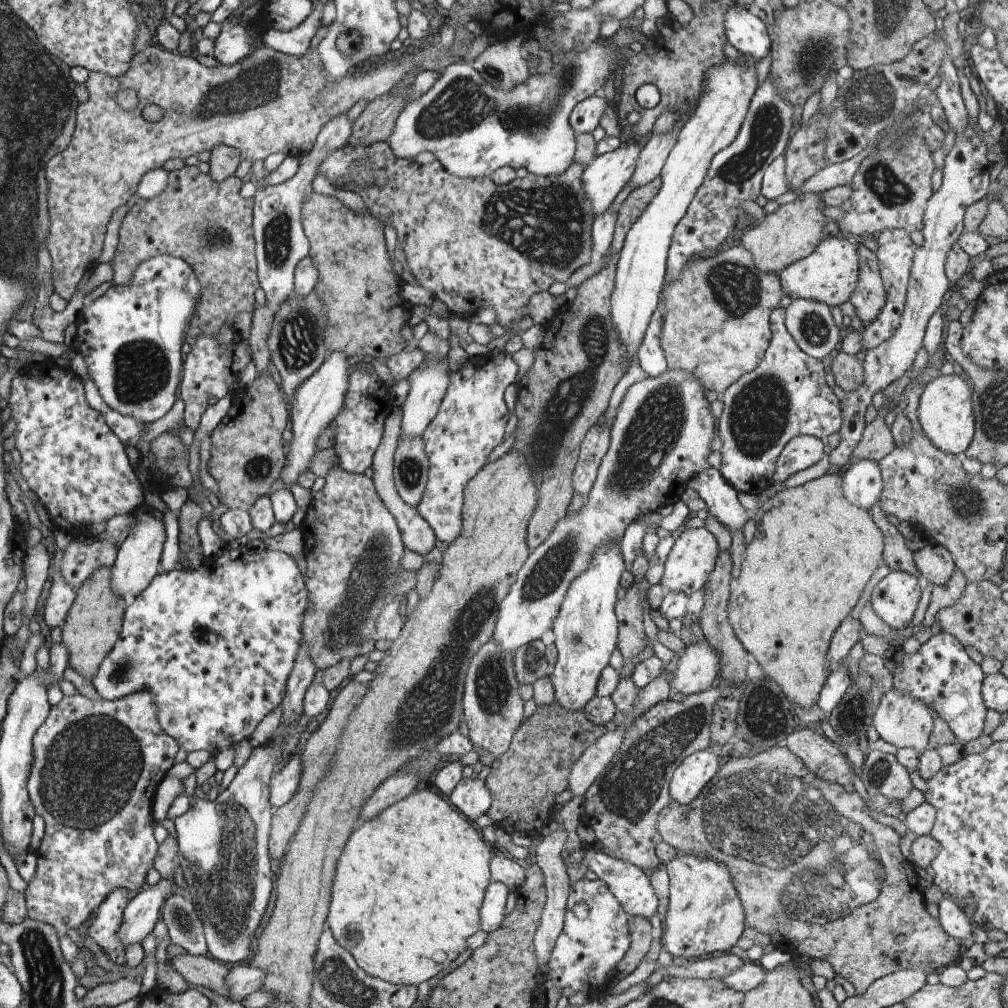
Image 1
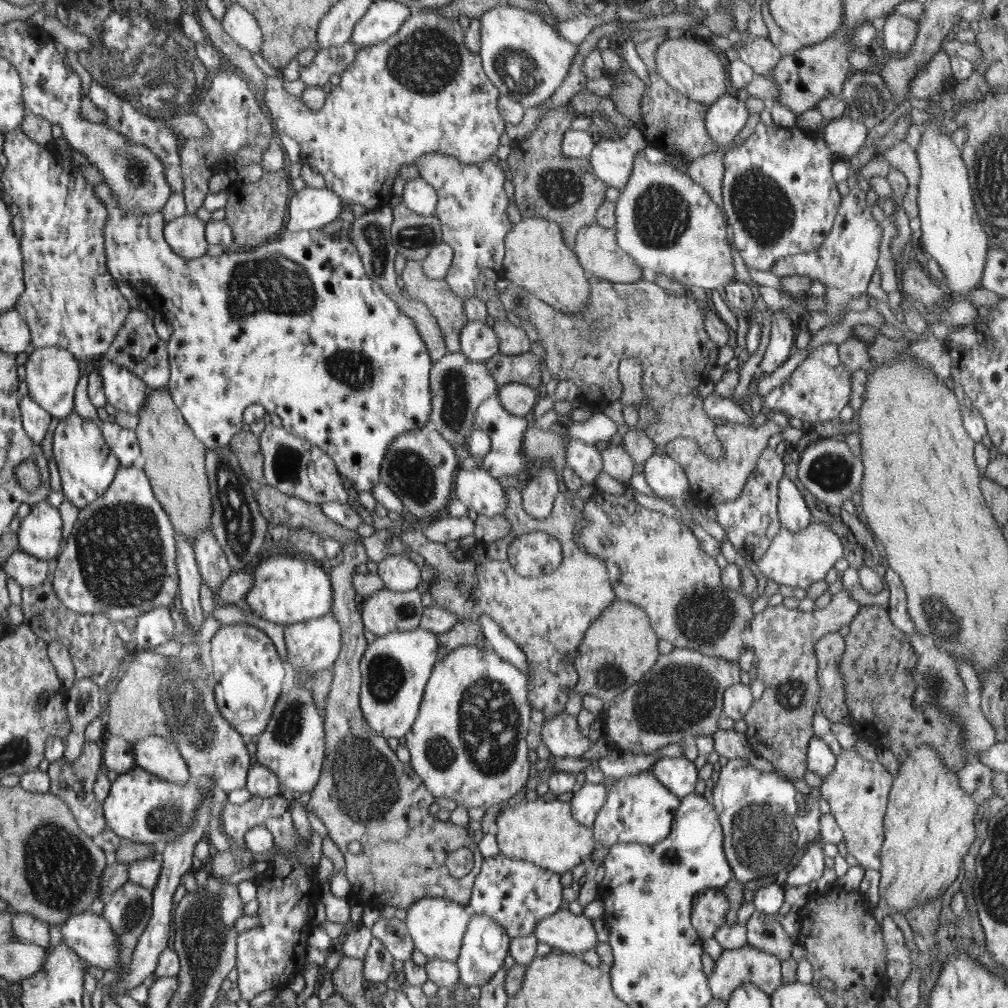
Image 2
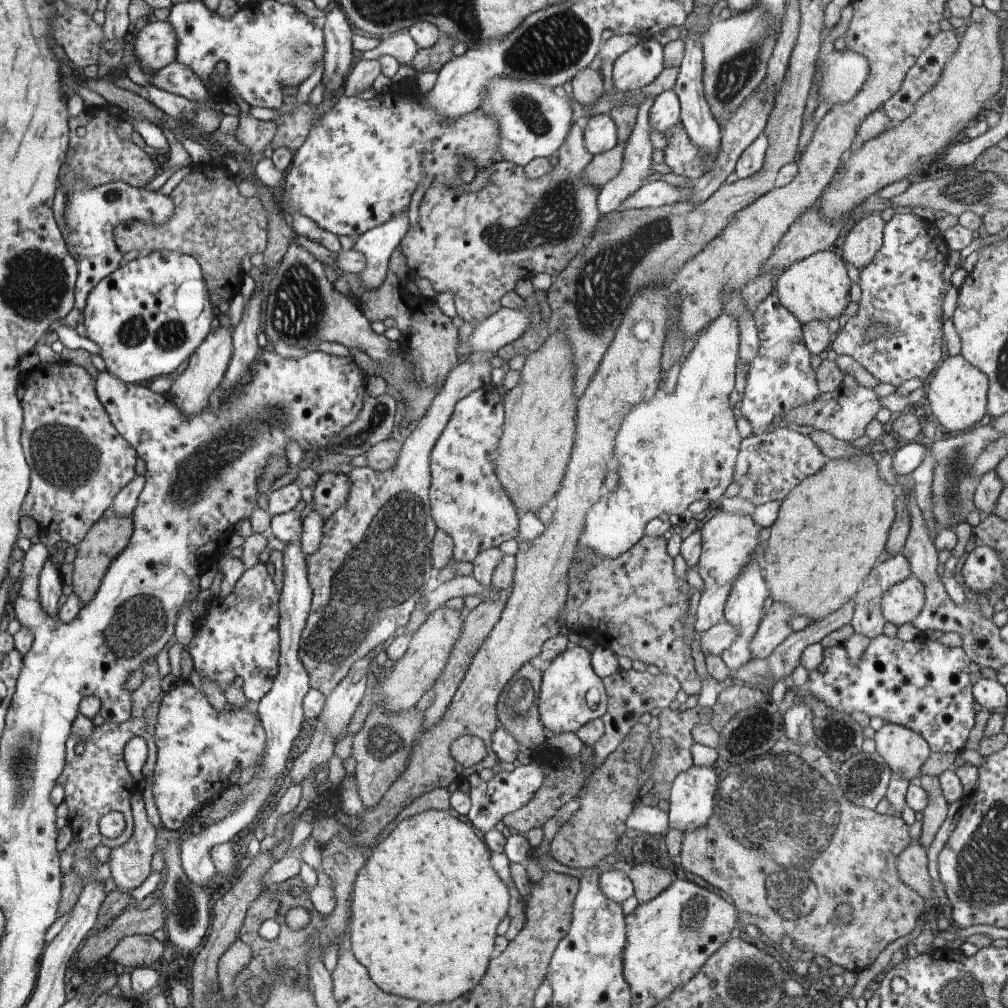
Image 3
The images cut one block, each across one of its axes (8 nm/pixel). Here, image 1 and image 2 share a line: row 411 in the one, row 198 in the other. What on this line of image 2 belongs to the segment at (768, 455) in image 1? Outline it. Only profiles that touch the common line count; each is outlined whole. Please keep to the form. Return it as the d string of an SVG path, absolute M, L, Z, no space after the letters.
M758 123L755 132L738 147L729 148L723 158L722 204L733 226L734 246L748 269L770 271L780 260L796 254L814 253L832 230L841 196L831 170L834 158L828 143L816 132L797 127L766 126Z

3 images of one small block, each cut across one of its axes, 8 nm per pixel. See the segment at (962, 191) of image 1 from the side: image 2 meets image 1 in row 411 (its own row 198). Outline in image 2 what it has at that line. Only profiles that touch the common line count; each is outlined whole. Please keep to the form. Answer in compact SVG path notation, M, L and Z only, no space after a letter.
M856 186L841 197L841 205L832 230L818 250L814 253L780 258L770 270L780 278L799 275L807 277L810 281L823 283L827 289L827 304L824 312L833 317L839 315L841 319L848 302L860 298L862 293L867 292L868 284L877 270L878 256L880 256L880 241L884 228L872 215L864 195L859 190L859 186Z

